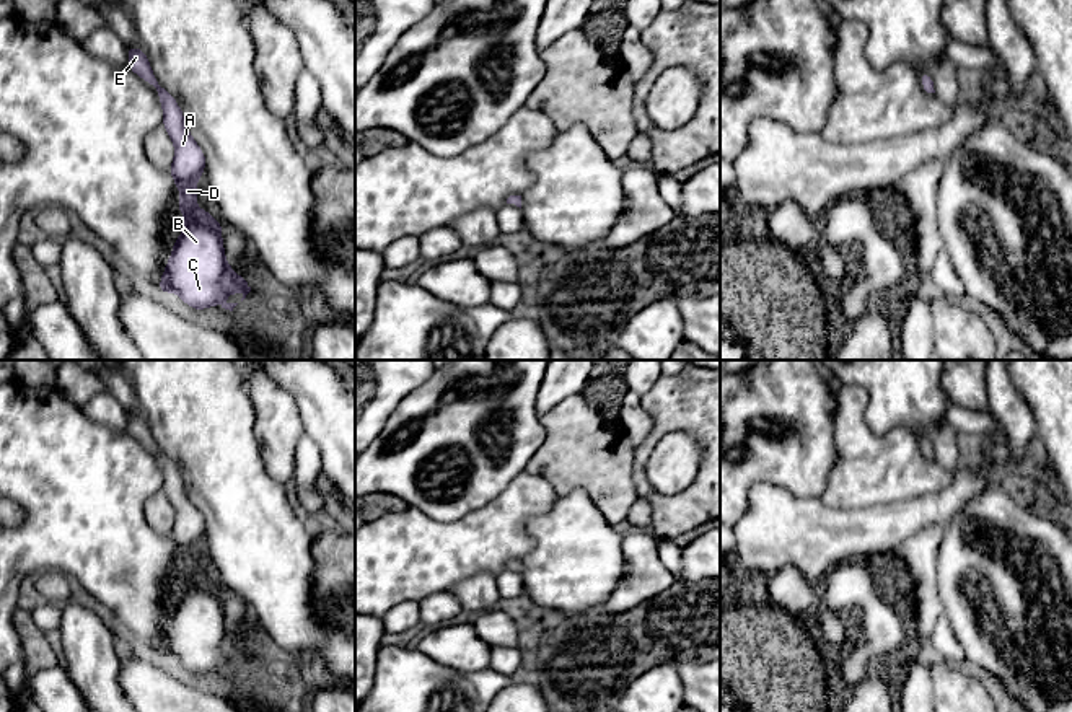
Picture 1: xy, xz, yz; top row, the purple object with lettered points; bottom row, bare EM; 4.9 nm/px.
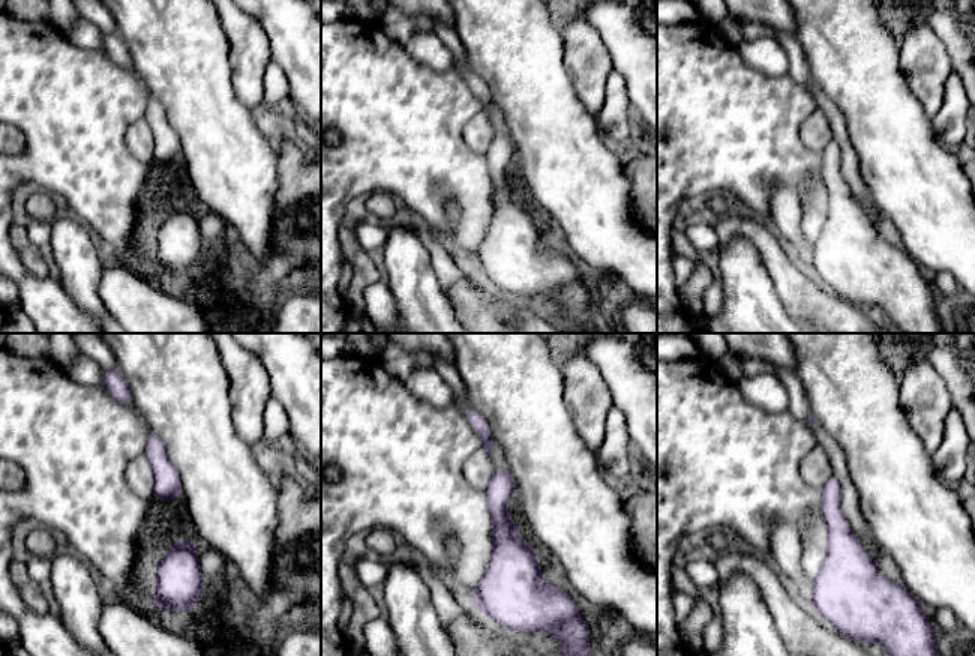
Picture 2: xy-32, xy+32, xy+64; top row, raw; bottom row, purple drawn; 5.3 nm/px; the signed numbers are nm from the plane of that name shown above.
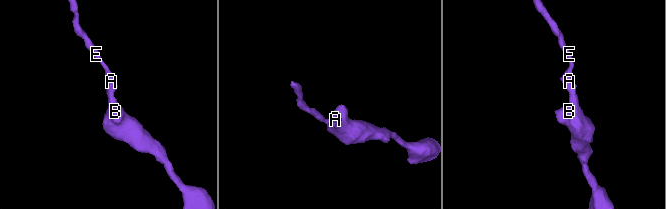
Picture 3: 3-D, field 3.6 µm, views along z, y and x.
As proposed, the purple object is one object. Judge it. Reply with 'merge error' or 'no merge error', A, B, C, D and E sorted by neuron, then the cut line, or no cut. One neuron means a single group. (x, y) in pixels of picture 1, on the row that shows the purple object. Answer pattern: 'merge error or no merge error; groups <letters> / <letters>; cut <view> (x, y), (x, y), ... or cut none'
no merge error; groups A B C D E; cut none

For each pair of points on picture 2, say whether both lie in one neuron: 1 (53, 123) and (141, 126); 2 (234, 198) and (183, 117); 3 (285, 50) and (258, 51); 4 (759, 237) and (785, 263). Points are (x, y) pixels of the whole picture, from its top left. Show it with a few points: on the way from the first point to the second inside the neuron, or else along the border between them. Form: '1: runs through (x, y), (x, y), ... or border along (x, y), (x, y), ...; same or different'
1: border along (143, 117), (125, 135), (125, 146), (140, 161); different
2: runs through (234, 179), (225, 159), (203, 137); same
3: border along (254, 20), (266, 35), (272, 57); different
4: runs through (765, 243), (779, 257); same

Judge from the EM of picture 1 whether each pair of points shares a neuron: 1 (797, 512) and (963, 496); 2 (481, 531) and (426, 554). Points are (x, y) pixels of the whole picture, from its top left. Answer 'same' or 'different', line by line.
1: same
2: same

